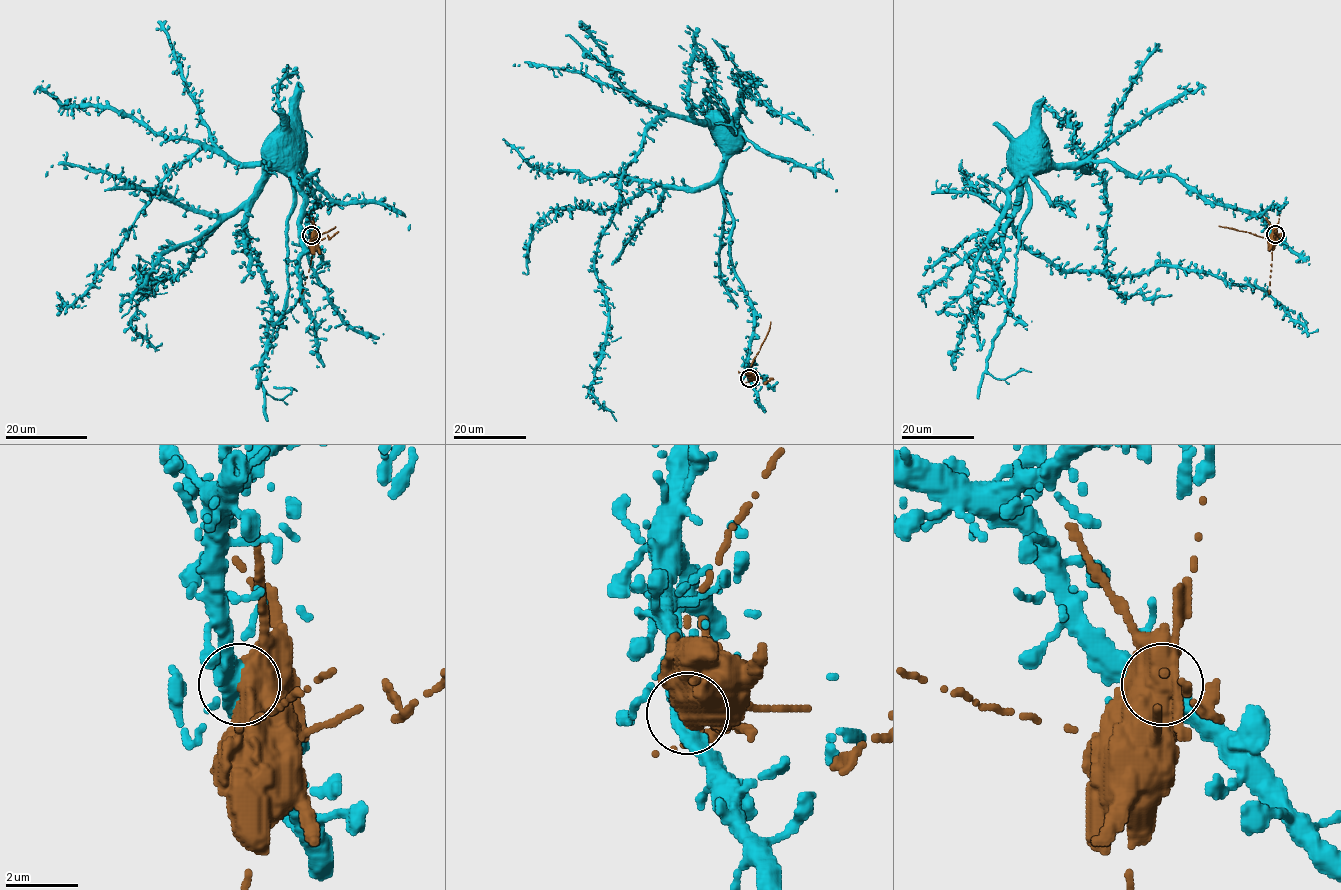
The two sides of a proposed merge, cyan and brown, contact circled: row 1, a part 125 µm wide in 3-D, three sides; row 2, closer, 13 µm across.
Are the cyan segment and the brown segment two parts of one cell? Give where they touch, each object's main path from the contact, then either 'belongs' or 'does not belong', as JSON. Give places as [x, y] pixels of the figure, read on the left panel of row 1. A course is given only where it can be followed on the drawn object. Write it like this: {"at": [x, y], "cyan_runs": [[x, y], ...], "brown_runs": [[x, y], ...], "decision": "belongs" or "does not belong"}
{"at": [311, 235], "cyan_runs": [[311, 235], [314, 193], [282, 155], [182, 269], [155, 282], [137, 271], [153, 283], [131, 327], [162, 343]], "brown_runs": [[311, 235], [311, 241], [335, 227]], "decision": "does not belong"}

